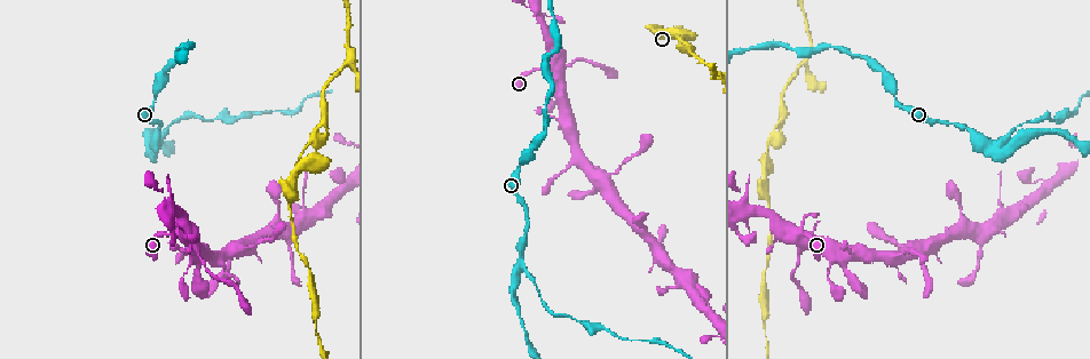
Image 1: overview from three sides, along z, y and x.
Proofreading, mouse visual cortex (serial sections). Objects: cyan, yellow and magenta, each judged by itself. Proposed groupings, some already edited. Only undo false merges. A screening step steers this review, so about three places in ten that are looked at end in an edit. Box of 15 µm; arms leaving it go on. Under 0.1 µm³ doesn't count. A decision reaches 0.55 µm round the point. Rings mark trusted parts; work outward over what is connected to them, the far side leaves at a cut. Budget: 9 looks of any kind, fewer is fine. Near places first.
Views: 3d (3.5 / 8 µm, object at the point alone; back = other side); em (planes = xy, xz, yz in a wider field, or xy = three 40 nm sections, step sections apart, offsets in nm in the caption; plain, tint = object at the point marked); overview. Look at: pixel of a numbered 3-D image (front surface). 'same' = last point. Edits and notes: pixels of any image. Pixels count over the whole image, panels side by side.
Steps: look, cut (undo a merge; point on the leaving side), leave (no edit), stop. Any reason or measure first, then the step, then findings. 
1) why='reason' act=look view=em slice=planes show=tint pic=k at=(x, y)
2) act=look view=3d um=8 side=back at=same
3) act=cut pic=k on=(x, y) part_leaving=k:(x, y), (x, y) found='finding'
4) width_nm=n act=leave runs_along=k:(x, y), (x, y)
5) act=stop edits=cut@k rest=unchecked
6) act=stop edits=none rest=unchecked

act=look view=3d um=3.5 pic=1 at=(197, 251)

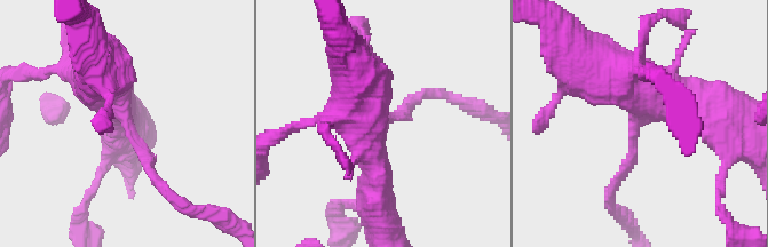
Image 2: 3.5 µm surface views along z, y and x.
arm_widths_nm=150,600 act=look view=em slice=xy step=3 show=tint pic=2 at=(637, 129)

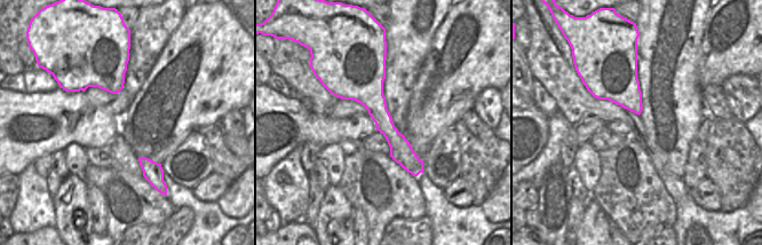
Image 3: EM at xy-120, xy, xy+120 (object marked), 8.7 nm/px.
act=leave runs_along=2:(95, 71), (110, 86), (163, 188) found='all the same cell'

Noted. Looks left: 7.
why='a narrow waist' act=look view=3d um=3.5 pic=1 at=(765, 161)

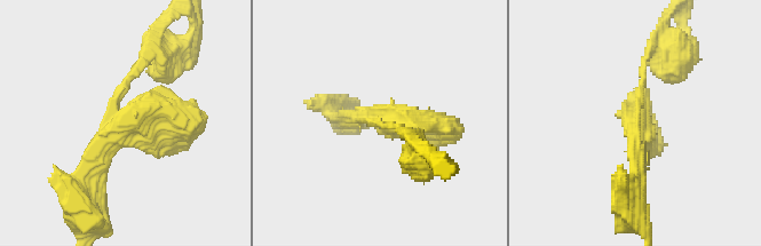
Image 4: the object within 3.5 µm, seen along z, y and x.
why='need the tissue' act=look view=em slice=xy step=3 show=tint pic=4 at=(377, 115)

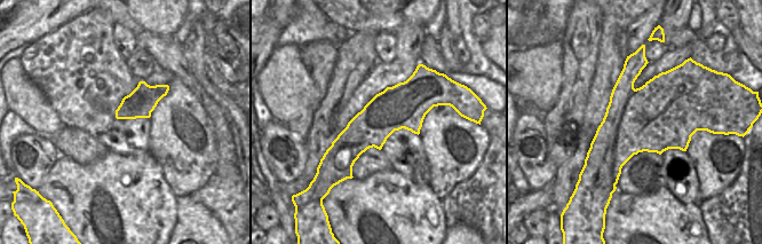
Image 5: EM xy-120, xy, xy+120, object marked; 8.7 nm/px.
why='cut it another way' act=look view=em slice=xy step=5 show=tint at=same

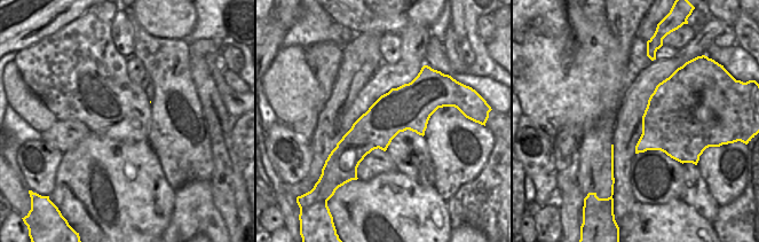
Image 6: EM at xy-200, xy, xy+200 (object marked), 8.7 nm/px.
act=cut pic=4 on=(156, 111) found='a second cell is stuck on'

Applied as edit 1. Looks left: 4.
why='three-way junction' act=look view=3d um=3.5 pic=1 at=(521, 261)

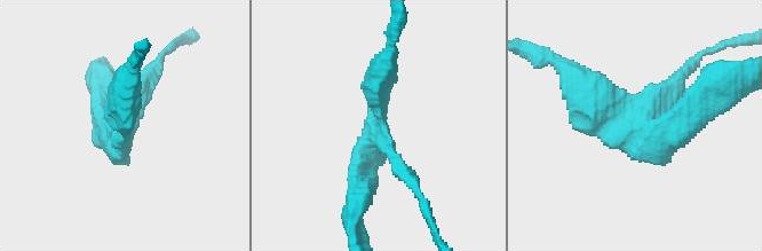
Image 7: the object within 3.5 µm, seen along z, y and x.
arms=3 arm_widths_nm=200,350,400 act=look view=em slice=xy step=3 show=tint pic=7 at=(635, 126)

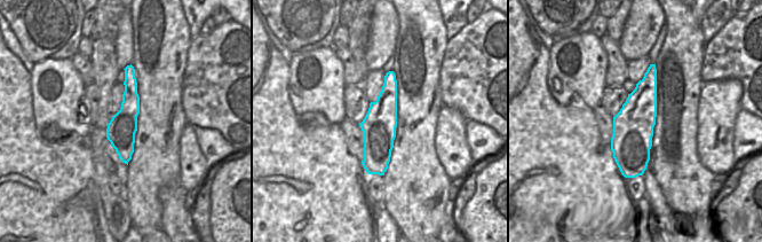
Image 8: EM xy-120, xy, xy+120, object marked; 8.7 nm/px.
act=leave runs_along=8:(652, 67), (633, 125), (627, 174) found='all the same cell'

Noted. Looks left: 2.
why='calibre changes' act=look view=3d um=8 pic=1 at=(608, 328)

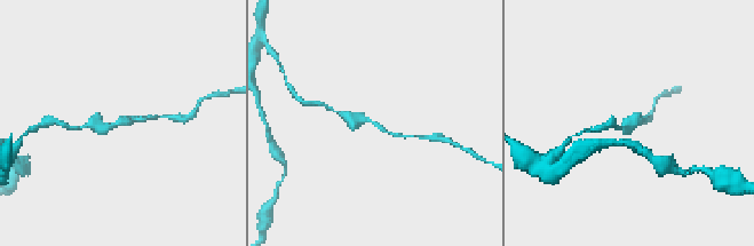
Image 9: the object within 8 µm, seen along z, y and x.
arm_widths_nm=150,300 act=look view=em slice=xy step=2 show=tint pic=9 at=(118, 123)

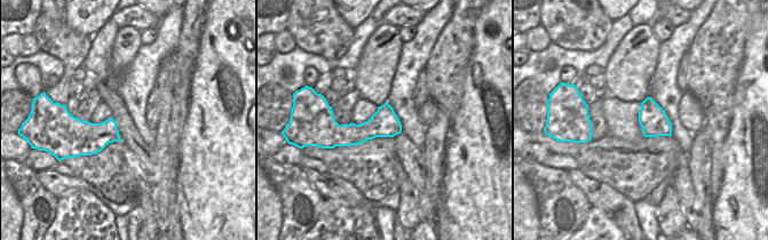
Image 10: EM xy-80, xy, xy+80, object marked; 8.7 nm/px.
act=leave runs_along=10:(325, 112), (339, 130), (398, 129) found='all the same cell'

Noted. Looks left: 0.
act=stop edits=cut@4 rest=unchecked

